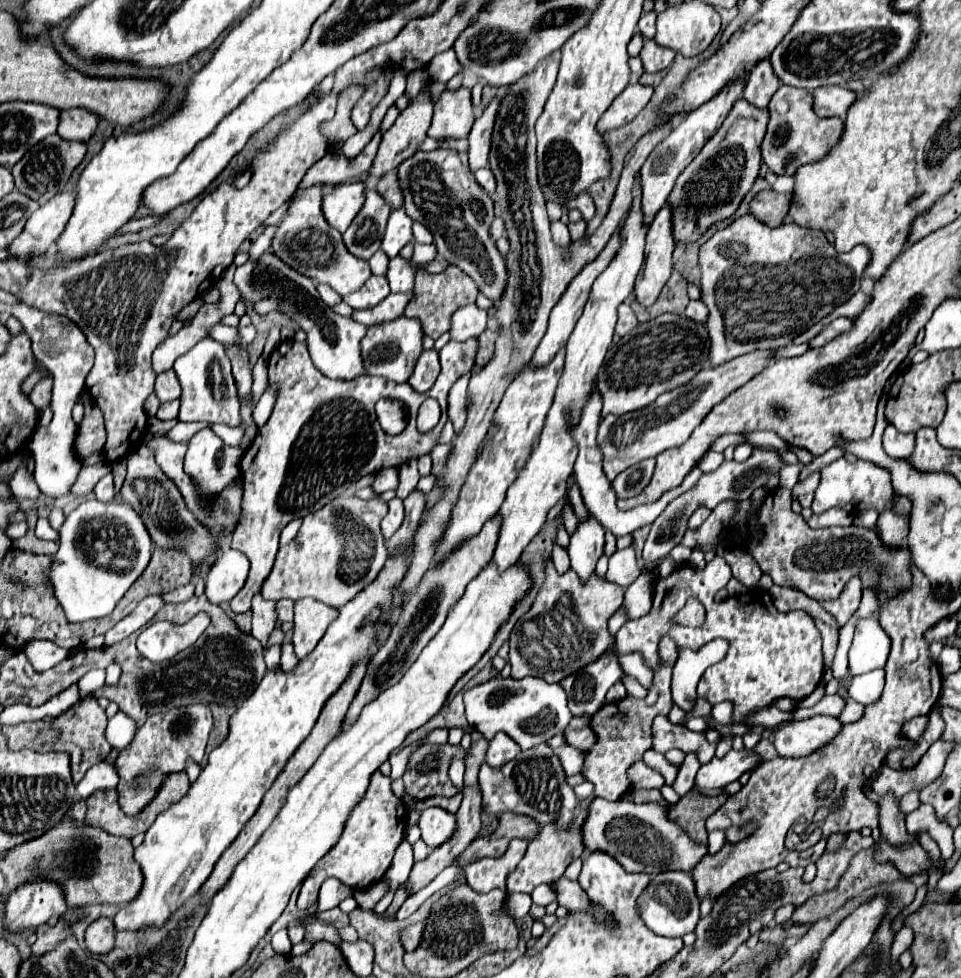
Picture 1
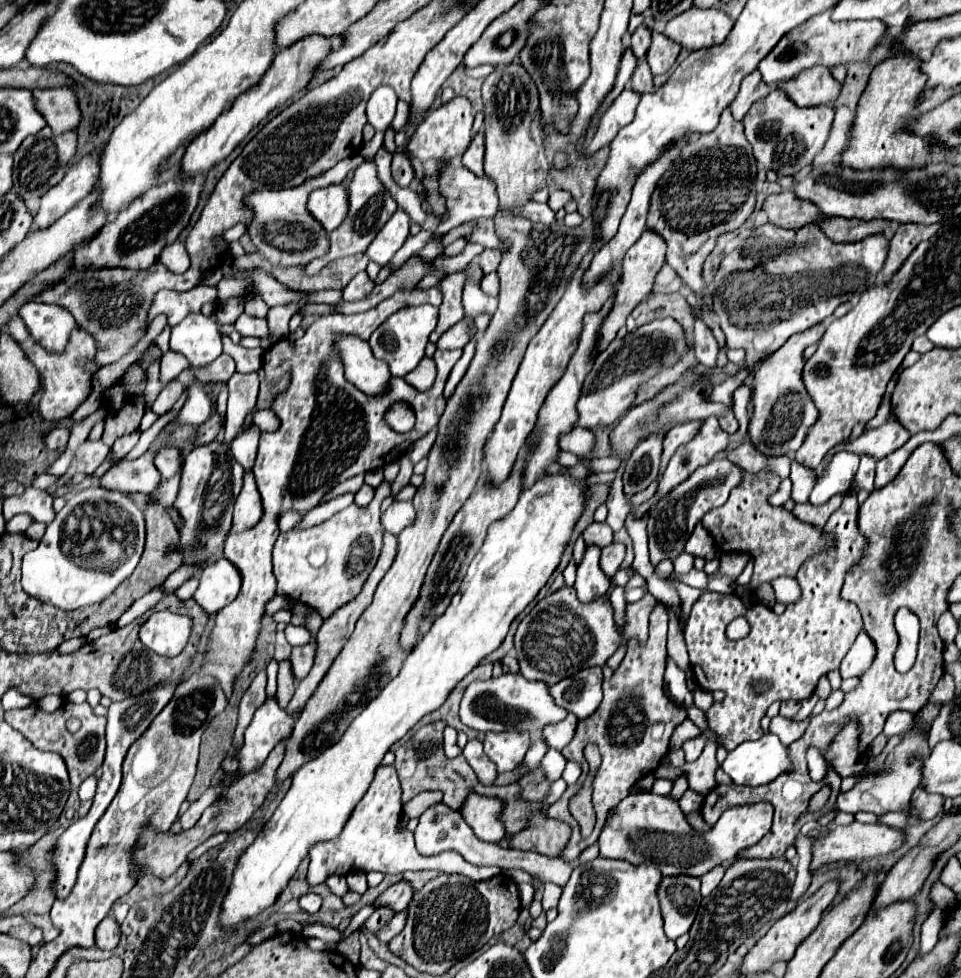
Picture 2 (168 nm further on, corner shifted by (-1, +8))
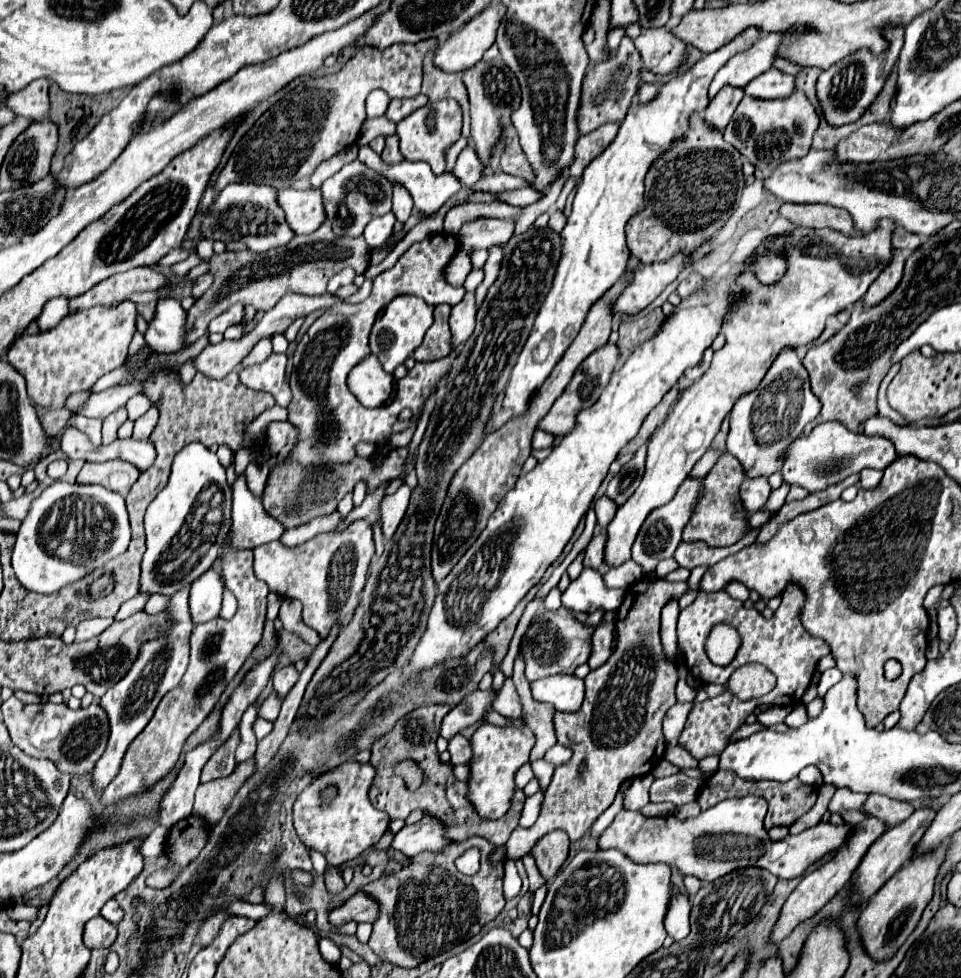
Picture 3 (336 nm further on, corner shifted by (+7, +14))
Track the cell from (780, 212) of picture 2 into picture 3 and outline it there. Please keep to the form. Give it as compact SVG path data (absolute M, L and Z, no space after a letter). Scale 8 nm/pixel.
M782 203L780 217L792 221L792 225L812 229L836 229L844 235L854 235L854 225L848 211L832 205L804 205L804 203Z

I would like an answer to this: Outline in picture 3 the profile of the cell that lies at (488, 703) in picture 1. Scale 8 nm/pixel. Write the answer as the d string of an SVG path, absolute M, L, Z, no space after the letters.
M474 689L468 695L464 695L462 701L458 705L454 705L452 711L444 717L440 735L444 739L452 739L462 729L484 721L484 713L488 707L492 707L496 697L498 697L498 691L494 691L494 689L486 689L486 691Z

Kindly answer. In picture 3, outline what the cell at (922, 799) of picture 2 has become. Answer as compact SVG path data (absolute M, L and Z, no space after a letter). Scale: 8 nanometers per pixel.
M872 793L864 805L864 811L872 817L882 819L886 825L896 825L914 813L914 805L908 801L898 801L880 793Z

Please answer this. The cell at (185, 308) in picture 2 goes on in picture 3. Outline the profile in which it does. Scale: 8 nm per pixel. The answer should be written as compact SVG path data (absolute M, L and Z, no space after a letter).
M122 301L112 309L92 307L72 313L50 331L36 333L32 337L22 333L12 343L6 357L24 375L28 395L34 405L46 409L64 409L66 399L72 393L92 389L92 385L104 373L120 367L126 361L130 339L136 333L136 317L138 307L134 301Z

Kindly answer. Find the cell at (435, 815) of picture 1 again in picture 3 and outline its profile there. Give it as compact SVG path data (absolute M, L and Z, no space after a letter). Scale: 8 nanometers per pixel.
M424 813L422 819L414 825L404 825L396 835L390 847L402 851L408 857L414 857L422 851L442 851L454 841L446 837L446 827L440 819Z

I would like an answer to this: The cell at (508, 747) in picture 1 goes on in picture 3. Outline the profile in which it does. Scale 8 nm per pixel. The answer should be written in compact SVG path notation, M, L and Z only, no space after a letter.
M482 723L472 735L474 757L470 761L472 781L470 781L470 801L474 801L474 809L484 819L498 819L510 809L514 785L514 773L520 765L528 763L530 749L534 745L532 731L528 727L496 727L492 723Z

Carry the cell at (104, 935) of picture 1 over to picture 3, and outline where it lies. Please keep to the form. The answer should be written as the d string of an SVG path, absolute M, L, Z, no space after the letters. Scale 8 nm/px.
M94 917L84 927L84 943L88 949L110 947L114 939L116 939L116 925L112 925L104 917Z

